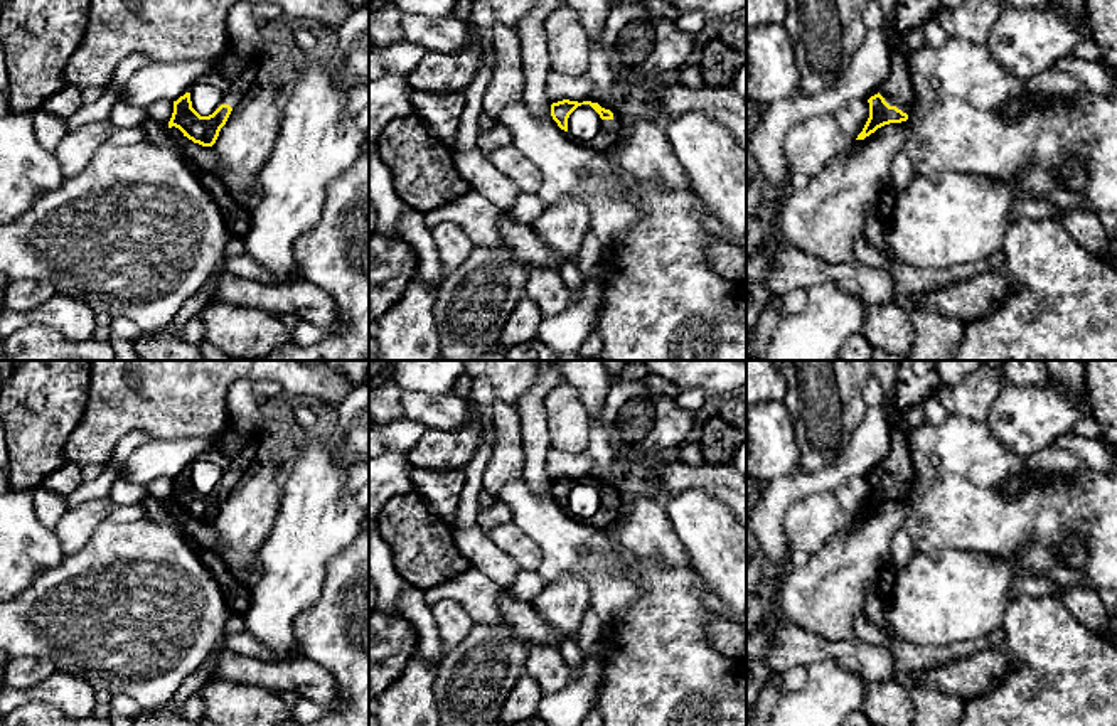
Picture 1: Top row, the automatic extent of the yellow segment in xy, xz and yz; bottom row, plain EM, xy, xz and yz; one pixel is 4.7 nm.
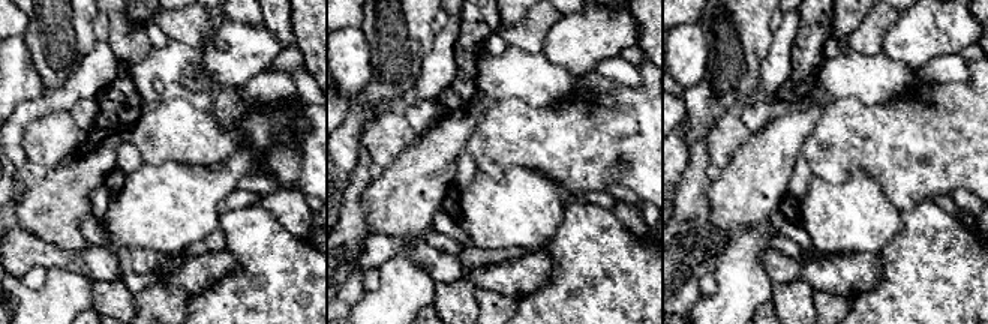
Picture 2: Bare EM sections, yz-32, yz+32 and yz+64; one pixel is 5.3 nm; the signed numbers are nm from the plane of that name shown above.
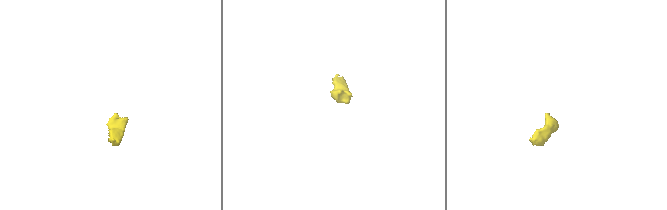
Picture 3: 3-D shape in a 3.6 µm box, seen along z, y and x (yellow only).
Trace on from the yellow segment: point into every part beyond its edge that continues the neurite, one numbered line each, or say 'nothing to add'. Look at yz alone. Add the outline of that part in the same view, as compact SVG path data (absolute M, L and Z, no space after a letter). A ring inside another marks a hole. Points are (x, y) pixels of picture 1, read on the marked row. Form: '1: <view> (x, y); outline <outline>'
1: yz (897, 90); outline M898 49L890 54L890 76L881 86L881 94L890 106L896 106L908 116L915 115L918 108L917 96L910 81L910 56Z

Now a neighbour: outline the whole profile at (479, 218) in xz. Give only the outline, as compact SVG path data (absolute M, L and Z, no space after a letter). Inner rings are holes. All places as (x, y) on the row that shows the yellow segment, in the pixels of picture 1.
M470 190L452 204L425 212L425 226L431 231L450 221L467 232L473 246L497 248L502 243L499 216L500 211L490 200Z

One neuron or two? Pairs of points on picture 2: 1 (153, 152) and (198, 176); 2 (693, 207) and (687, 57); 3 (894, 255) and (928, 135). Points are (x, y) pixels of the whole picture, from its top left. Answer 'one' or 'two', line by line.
1: two
2: two
3: two

